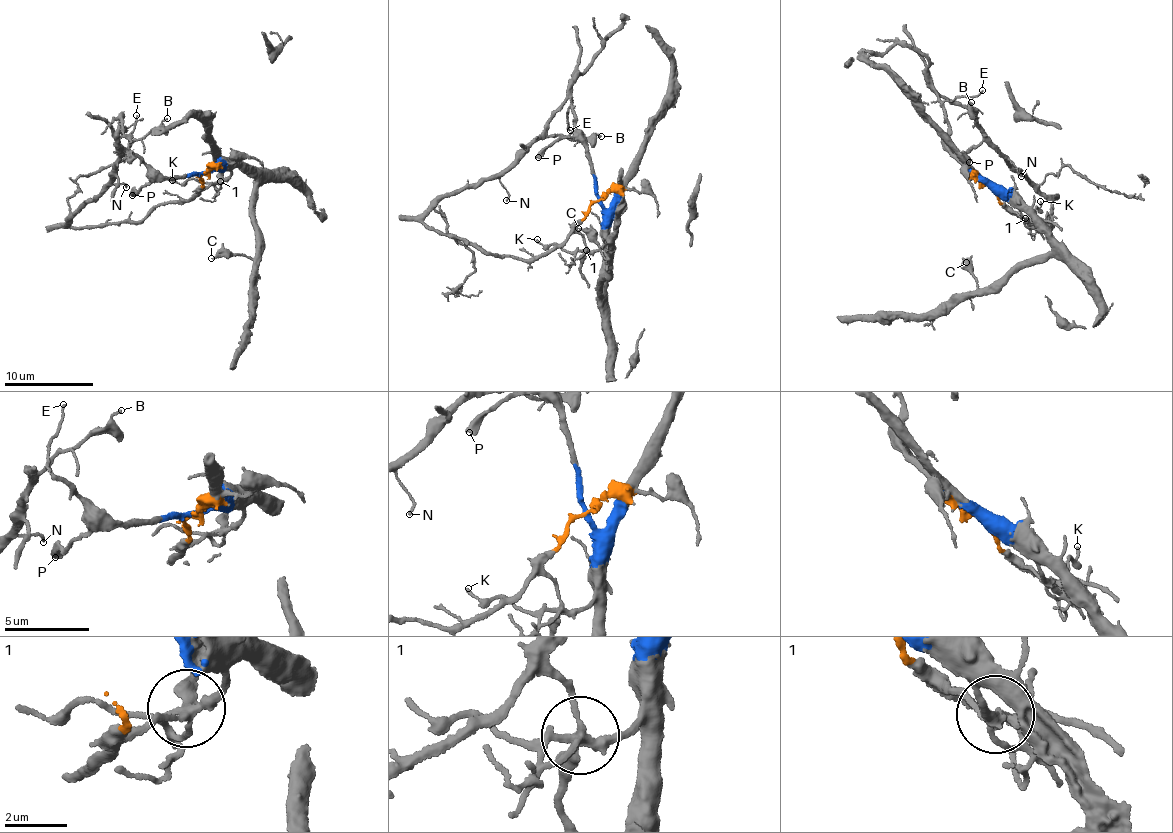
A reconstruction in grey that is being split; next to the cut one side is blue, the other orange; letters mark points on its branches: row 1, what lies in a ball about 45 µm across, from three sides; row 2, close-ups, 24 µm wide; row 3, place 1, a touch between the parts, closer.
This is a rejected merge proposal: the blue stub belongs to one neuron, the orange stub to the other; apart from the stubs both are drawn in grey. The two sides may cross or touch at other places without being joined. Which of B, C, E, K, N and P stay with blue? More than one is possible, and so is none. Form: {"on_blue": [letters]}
{"on_blue": ["C", "E", "K", "P"]}

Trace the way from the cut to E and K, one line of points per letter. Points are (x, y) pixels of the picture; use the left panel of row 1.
E: (205, 173), (173, 179), (156, 172), (131, 150), (128, 141), (136, 128), (137, 116)
K: (205, 173), (218, 164), (231, 174), (211, 183), (192, 178), (183, 183), (172, 180)

